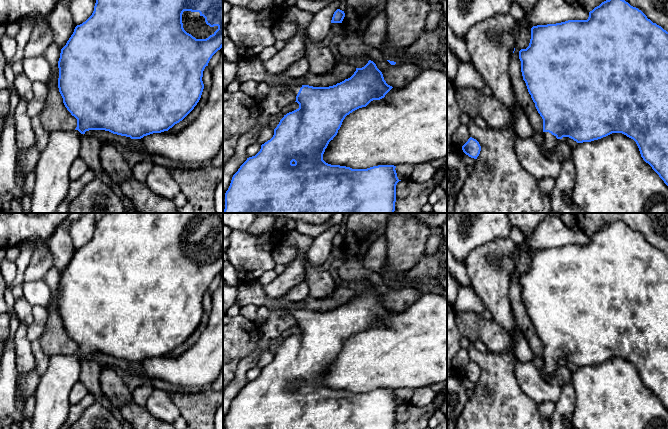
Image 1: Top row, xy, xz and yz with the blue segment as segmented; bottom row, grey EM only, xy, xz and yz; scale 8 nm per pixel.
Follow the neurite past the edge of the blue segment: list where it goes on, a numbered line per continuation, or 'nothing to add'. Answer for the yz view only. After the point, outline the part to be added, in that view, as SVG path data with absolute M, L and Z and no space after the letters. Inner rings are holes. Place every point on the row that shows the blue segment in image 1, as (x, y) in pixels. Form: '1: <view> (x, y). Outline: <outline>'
1: yz (550, 141). Outline: M542 132L542 135L543 135L543 147L542 147L543 152L546 155L549 155L552 152L554 152L559 139L557 139L556 136L552 135L549 132Z

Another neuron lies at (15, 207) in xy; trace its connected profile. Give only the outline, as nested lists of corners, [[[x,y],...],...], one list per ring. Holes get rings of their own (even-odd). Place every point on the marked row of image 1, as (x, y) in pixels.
[[[15,197],[11,200],[10,211],[12,213],[24,213],[20,201]]]

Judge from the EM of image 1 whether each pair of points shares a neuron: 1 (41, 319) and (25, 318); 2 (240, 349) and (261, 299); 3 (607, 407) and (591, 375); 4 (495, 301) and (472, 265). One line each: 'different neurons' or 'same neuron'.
1: different neurons
2: different neurons
3: same neuron
4: same neuron

